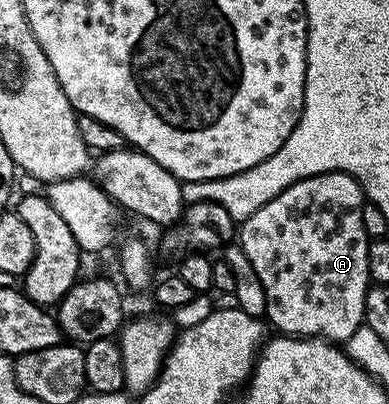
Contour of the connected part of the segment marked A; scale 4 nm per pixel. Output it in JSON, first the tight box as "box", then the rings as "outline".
{"box":[240,171,372,345],"outline":[[[329,171],[323,175],[313,175],[296,181],[288,189],[284,189],[280,197],[272,197],[268,205],[256,209],[252,217],[241,220],[240,246],[248,261],[252,261],[252,269],[256,269],[256,277],[260,277],[260,285],[264,289],[266,298],[265,318],[268,323],[270,319],[271,325],[276,329],[275,332],[291,337],[317,337],[335,345],[342,345],[352,337],[352,333],[356,333],[358,327],[363,326],[366,317],[366,291],[372,285],[368,273],[368,245],[371,239],[364,233],[363,202],[362,186],[352,176],[345,175],[342,171]]]}

